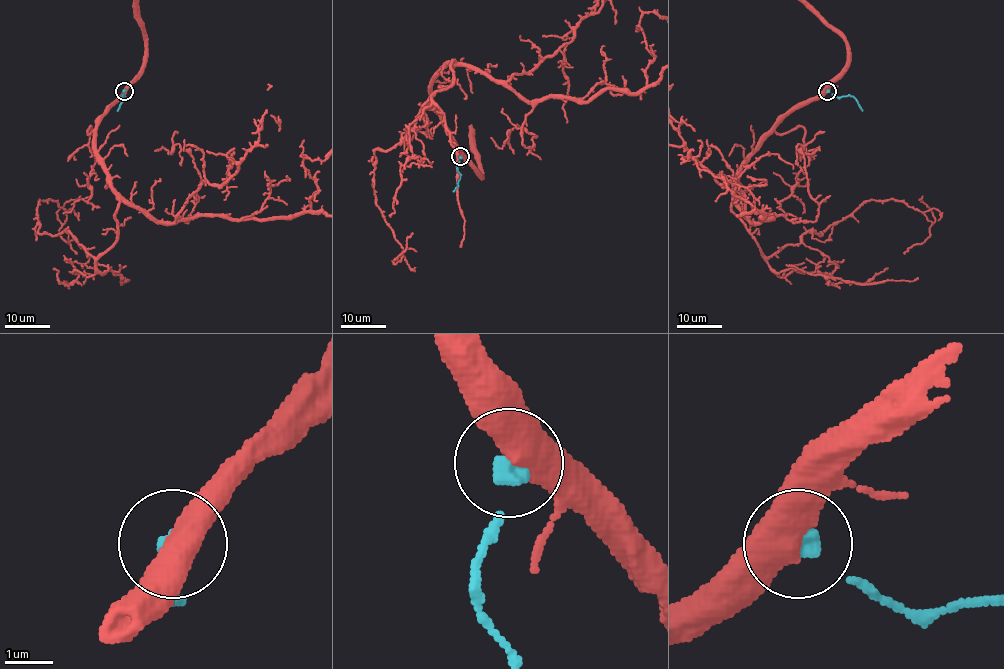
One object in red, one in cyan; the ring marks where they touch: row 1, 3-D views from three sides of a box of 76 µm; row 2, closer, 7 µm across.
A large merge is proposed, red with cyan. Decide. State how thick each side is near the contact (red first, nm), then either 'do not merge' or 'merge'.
500 nm thick on the red side, 400 nm on the other; merge

